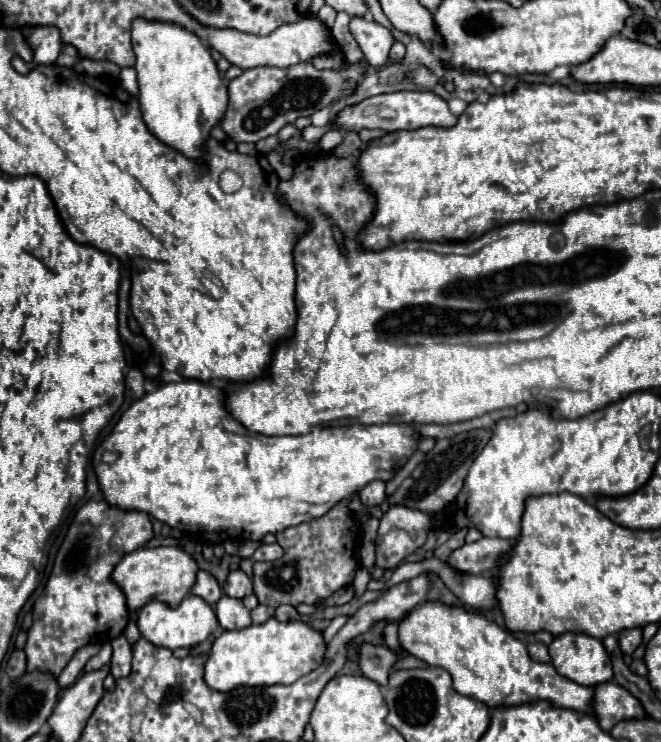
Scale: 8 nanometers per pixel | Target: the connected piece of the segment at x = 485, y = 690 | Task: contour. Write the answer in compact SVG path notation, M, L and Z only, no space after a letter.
M429 600L409 610L399 622L399 644L411 656L427 662L429 666L447 670L453 678L453 688L459 694L471 696L489 708L517 706L543 698L561 708L579 712L591 710L589 686L575 684L561 676L553 664L531 660L525 644L519 638L487 620L481 612Z

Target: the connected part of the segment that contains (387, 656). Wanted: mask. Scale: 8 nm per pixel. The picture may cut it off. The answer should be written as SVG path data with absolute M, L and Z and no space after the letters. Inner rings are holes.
M363 644L359 648L359 666L363 676L375 680L377 684L385 686L391 666L395 662L395 654L387 646L369 646Z

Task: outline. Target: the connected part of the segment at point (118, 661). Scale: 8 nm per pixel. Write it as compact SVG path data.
M125 634L117 636L113 642L113 656L111 656L111 674L115 678L127 676L131 672L131 644L127 642Z

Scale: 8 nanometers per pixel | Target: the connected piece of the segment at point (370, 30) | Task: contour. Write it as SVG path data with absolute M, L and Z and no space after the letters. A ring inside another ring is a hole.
M351 18L349 30L357 40L359 48L363 50L365 60L373 68L381 68L383 64L387 64L387 54L395 42L387 28L369 18Z

